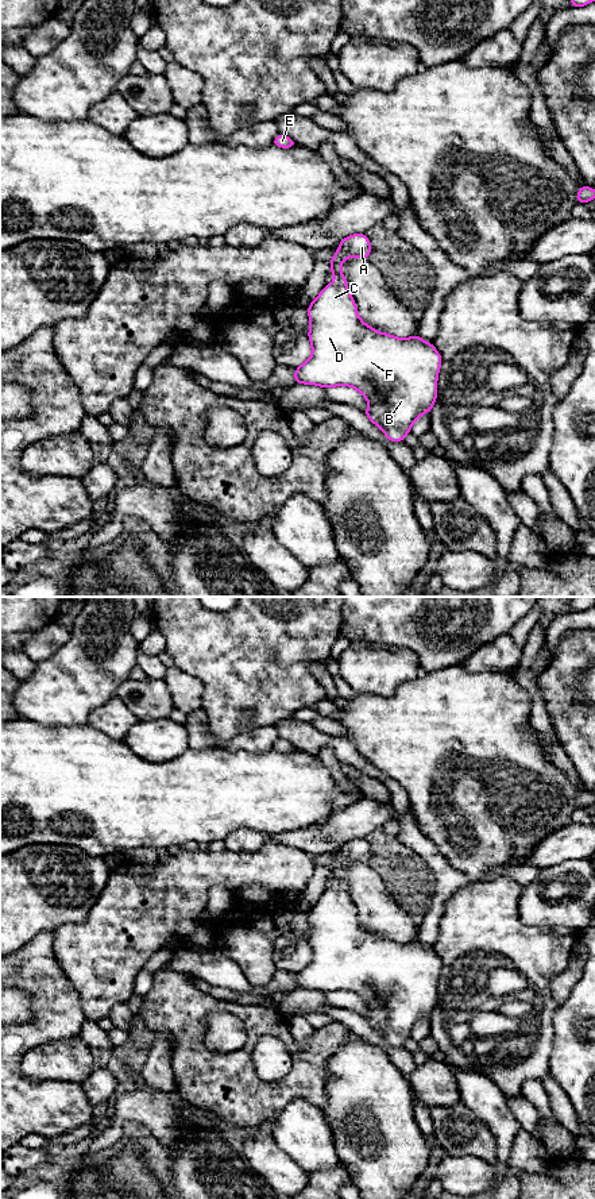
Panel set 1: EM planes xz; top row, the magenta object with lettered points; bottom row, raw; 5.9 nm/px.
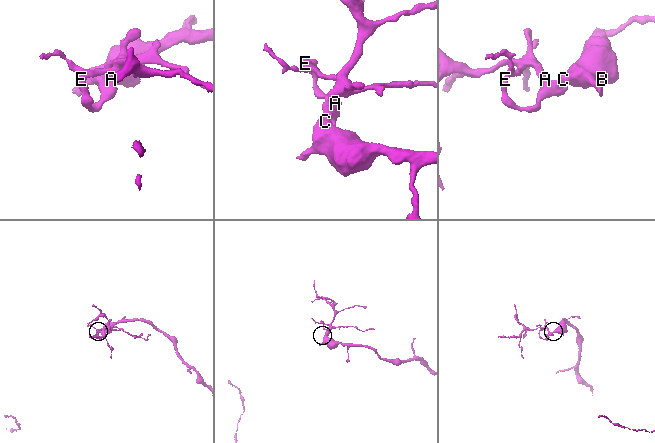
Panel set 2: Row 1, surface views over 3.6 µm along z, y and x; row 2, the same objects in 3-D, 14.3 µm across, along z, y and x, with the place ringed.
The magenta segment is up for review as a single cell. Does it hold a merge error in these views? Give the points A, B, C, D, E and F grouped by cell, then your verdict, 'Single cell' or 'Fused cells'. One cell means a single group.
Groups: A B C D E F. Single cell

